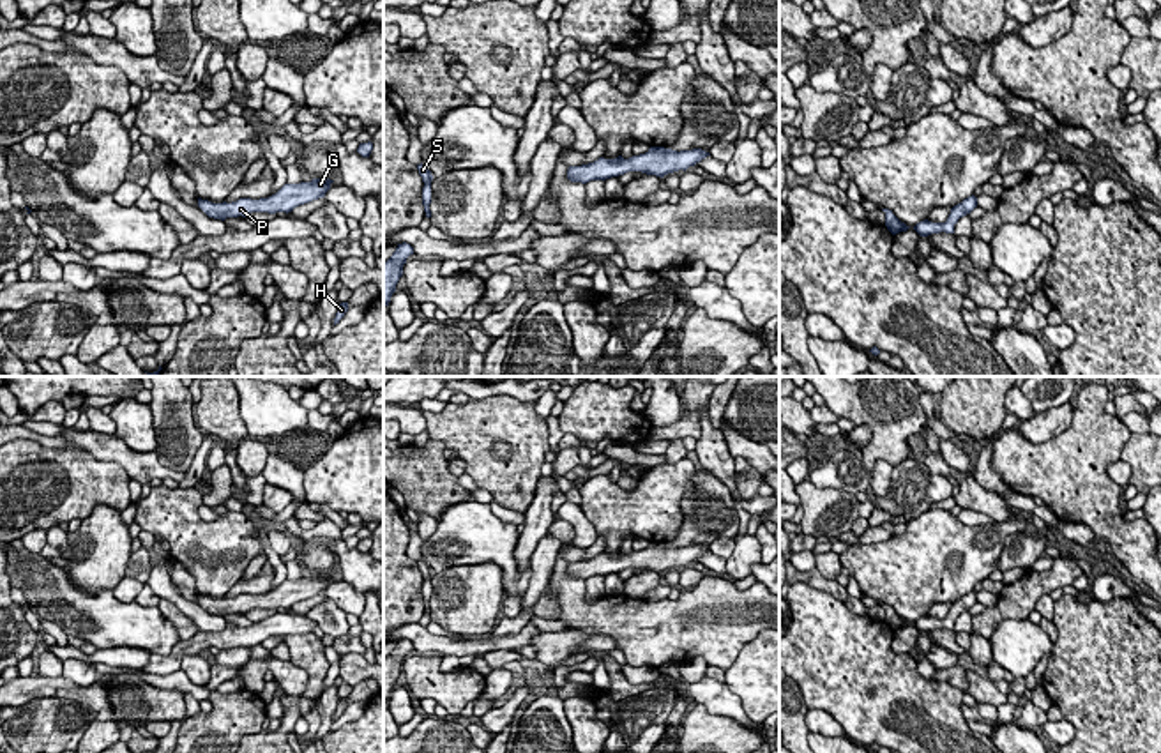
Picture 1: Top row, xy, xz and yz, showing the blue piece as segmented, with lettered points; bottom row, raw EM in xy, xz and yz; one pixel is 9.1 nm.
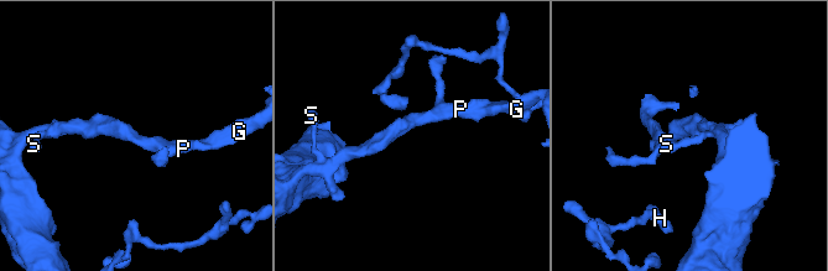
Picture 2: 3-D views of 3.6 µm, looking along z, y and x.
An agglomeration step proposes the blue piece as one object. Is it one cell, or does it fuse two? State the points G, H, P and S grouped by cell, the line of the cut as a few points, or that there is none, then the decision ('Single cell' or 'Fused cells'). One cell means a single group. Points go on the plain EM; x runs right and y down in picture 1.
Groups: G H P S. No split. Single cell

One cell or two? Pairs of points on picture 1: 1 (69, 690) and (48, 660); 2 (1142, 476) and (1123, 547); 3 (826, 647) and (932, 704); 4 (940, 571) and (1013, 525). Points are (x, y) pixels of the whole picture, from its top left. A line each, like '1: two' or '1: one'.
1: two
2: two
3: one
4: one

